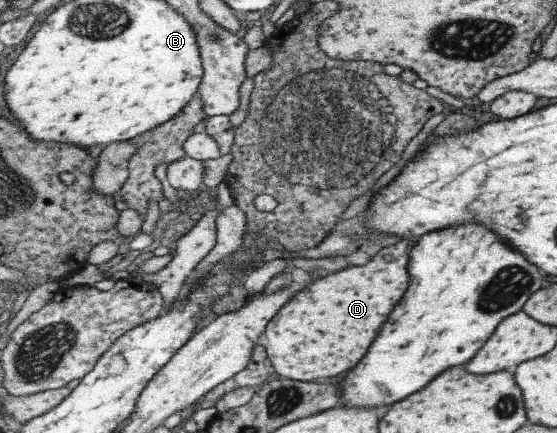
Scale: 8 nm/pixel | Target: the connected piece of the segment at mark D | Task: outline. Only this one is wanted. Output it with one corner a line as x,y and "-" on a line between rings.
408,240
384,248
370,264
354,266
308,286
270,322
266,348
280,374
312,382
356,368
378,338
382,326
410,288

